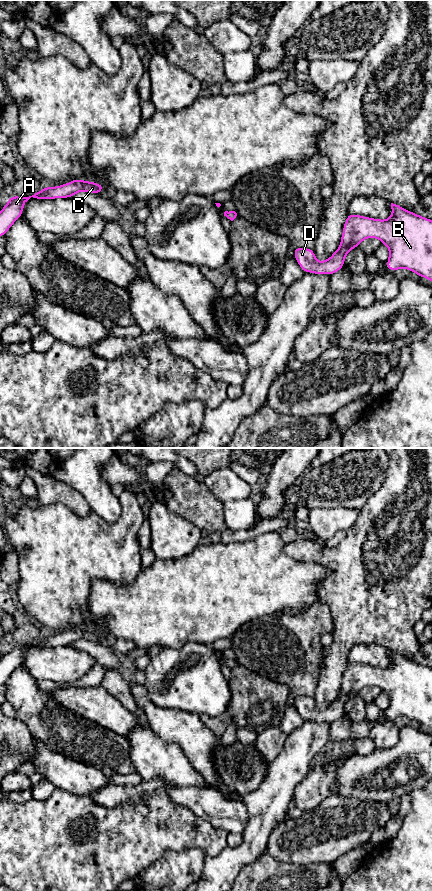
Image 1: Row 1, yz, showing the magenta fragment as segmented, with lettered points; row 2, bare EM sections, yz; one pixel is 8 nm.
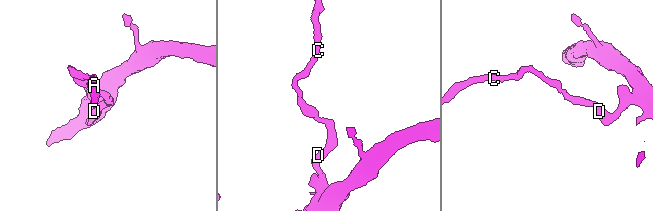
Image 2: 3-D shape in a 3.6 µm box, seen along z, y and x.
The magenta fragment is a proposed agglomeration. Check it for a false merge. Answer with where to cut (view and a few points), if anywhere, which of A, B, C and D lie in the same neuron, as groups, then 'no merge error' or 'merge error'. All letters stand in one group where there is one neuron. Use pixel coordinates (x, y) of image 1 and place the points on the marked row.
no cut | A B C D | no merge error

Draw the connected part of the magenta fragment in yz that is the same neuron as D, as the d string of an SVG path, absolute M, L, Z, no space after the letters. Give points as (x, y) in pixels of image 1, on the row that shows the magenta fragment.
M391 203L392 215L387 220L364 217L348 212L344 223L340 247L332 256L322 262L315 258L313 249L294 247L294 256L304 272L314 274L332 275L344 267L345 257L348 252L366 238L377 238L389 249L389 259L386 268L396 271L406 268L419 277L427 278L432 281L432 220L410 212L399 205Z

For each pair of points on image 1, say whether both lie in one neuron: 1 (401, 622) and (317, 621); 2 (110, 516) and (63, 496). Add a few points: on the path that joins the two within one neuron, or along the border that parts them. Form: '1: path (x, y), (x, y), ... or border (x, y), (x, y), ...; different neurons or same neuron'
1: border (319, 602), (324, 603), (330, 611), (332, 633); different neurons
2: border (76, 489), (91, 509); different neurons

